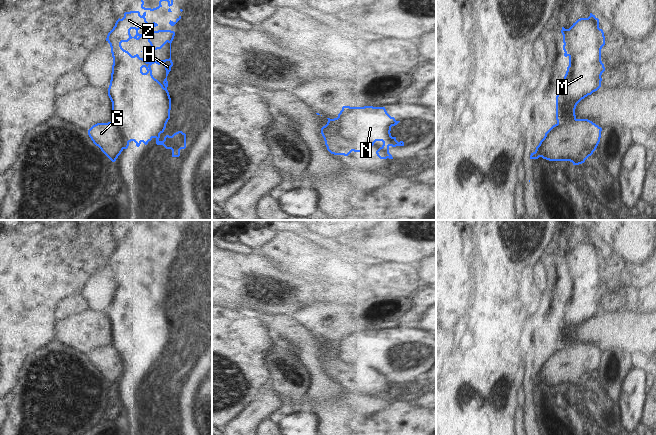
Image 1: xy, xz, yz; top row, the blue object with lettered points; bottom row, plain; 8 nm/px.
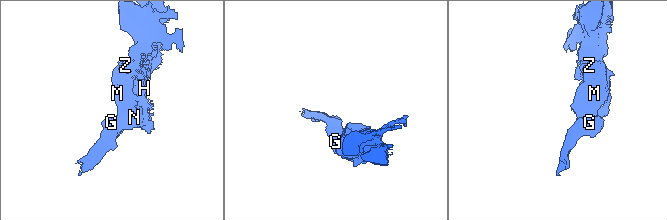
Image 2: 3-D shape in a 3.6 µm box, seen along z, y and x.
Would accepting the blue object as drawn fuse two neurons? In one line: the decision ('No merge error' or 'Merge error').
Merge error.

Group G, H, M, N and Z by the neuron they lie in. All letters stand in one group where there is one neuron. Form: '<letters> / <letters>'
G / H M N Z

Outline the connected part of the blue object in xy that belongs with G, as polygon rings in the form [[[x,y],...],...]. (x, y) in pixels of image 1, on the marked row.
[[[97,123],[88,130],[93,143],[112,161],[115,162],[123,151],[123,140],[114,123]]]

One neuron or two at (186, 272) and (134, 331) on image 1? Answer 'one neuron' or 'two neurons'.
one neuron

